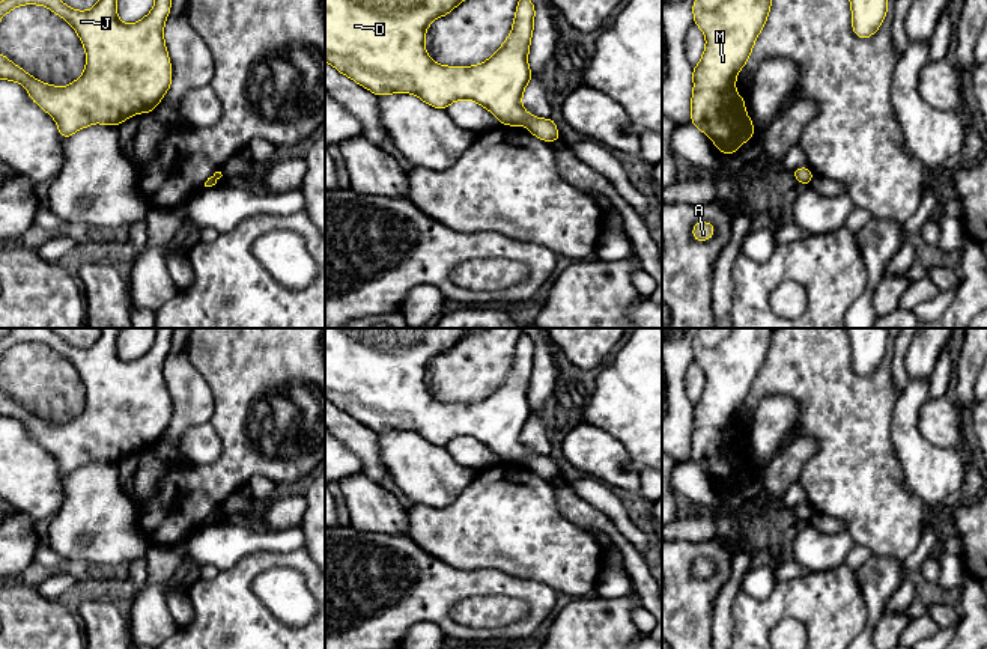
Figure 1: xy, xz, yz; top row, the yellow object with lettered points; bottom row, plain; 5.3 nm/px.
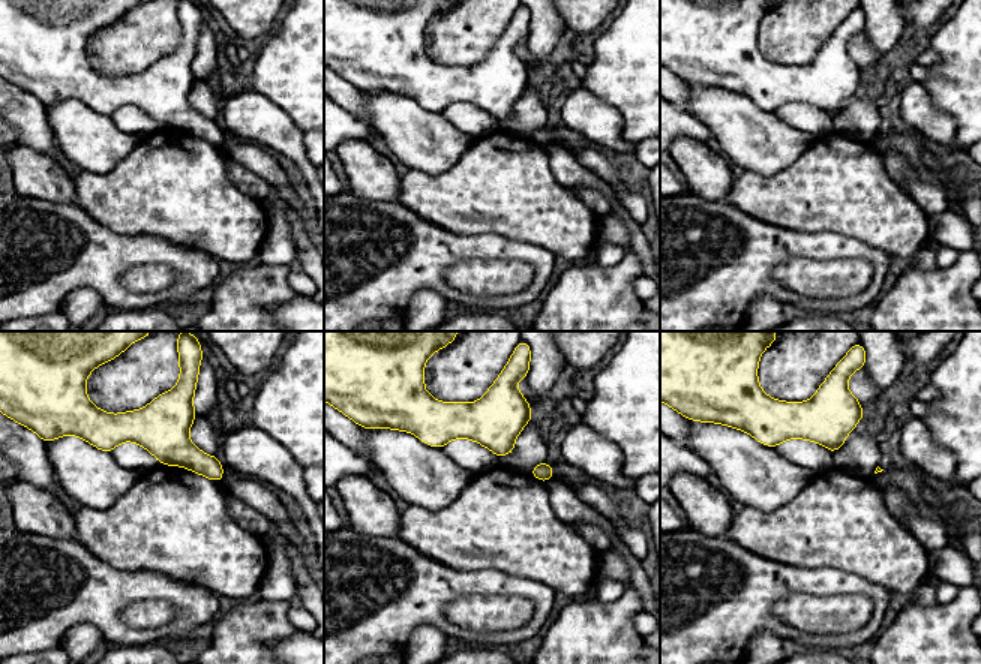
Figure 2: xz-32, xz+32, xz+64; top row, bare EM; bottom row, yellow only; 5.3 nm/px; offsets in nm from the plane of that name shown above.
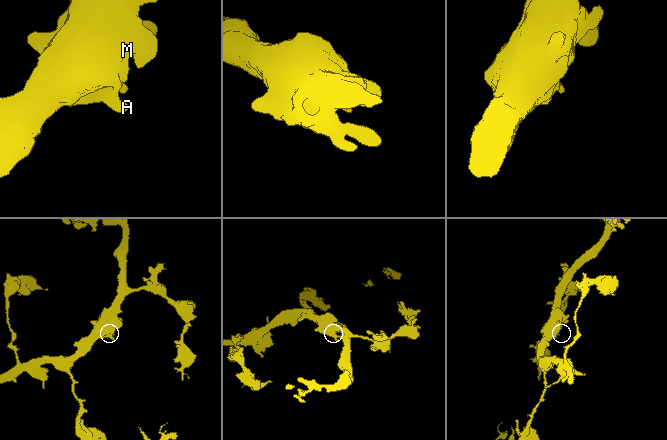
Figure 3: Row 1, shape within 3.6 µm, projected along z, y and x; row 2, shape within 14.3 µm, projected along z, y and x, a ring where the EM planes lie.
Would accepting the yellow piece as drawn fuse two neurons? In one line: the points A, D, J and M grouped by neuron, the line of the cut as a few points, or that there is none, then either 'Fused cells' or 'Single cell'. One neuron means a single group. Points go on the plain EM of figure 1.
Groups: A D J M. No split. Single cell

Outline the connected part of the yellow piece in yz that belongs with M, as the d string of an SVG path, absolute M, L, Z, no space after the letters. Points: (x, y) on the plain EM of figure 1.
M700 328L692 342L706 385L692 407L691 459L725 492L754 474L755 462L745 447L746 435L736 429L736 416L766 361L773 330Z

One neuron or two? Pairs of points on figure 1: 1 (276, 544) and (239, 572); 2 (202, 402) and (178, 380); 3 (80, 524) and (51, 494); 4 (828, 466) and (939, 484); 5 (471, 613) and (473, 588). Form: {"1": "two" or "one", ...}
{"1": "two", "2": "one", "3": "two", "4": "two", "5": "two"}

